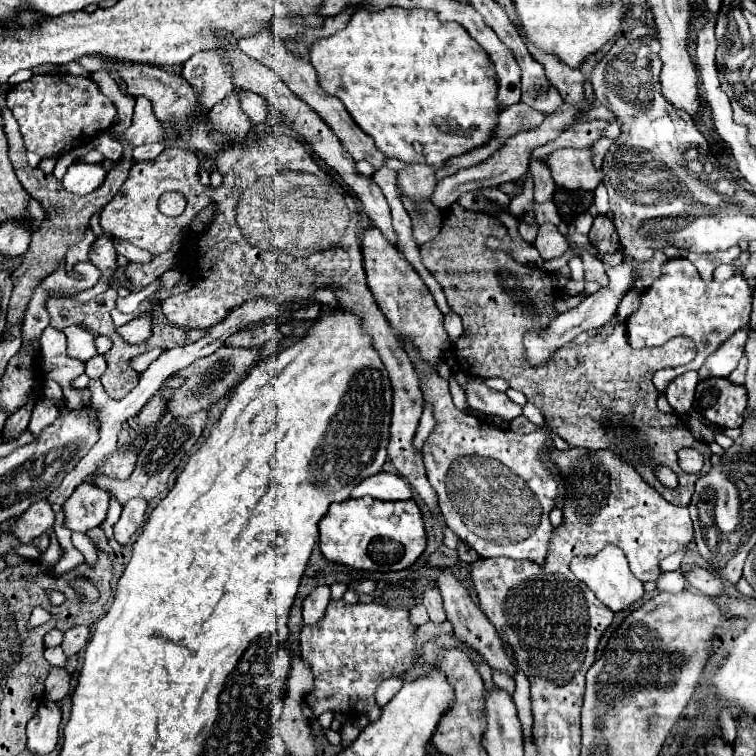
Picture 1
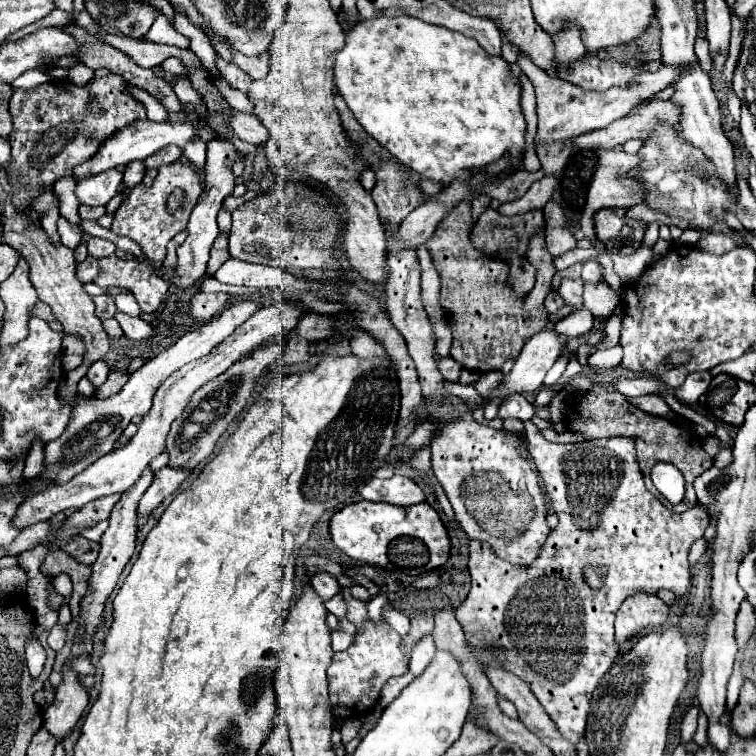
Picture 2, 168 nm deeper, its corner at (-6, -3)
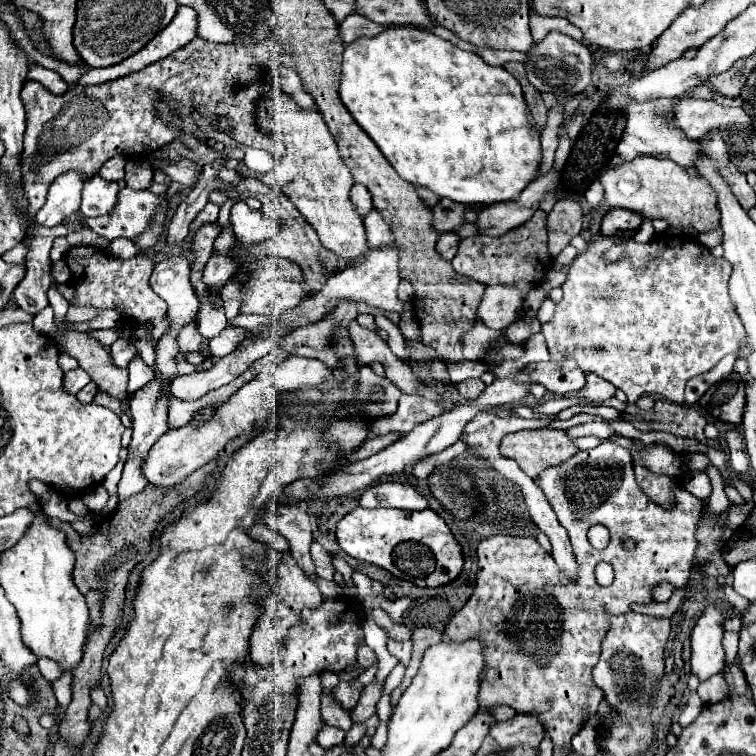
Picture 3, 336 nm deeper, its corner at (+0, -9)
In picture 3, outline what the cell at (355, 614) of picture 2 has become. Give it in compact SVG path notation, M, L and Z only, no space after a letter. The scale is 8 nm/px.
M361 642L359 644L359 648L357 648L357 661L354 665L346 668L346 671L354 670L355 668L362 666L368 668L375 662L375 652L365 644L365 642Z

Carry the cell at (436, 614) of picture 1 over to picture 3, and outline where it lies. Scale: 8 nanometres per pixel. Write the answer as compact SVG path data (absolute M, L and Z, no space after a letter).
M421 626L421 628L417 628L417 630L413 632L413 656L411 656L411 662L409 662L409 666L407 666L407 672L405 672L403 682L391 692L391 704L393 704L393 706L395 706L395 702L401 698L403 690L411 684L413 676L417 674L419 662L421 662L421 658L423 658L423 652L425 652L429 646L439 644L441 638L443 638L441 630L429 628L429 626Z

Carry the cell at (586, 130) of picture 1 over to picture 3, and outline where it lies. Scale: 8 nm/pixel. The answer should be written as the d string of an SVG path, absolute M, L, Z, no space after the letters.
M679 98L675 100L675 114L671 116L675 128L685 136L697 140L711 128L725 128L729 124L749 124L749 116L741 108L721 106L713 100Z

